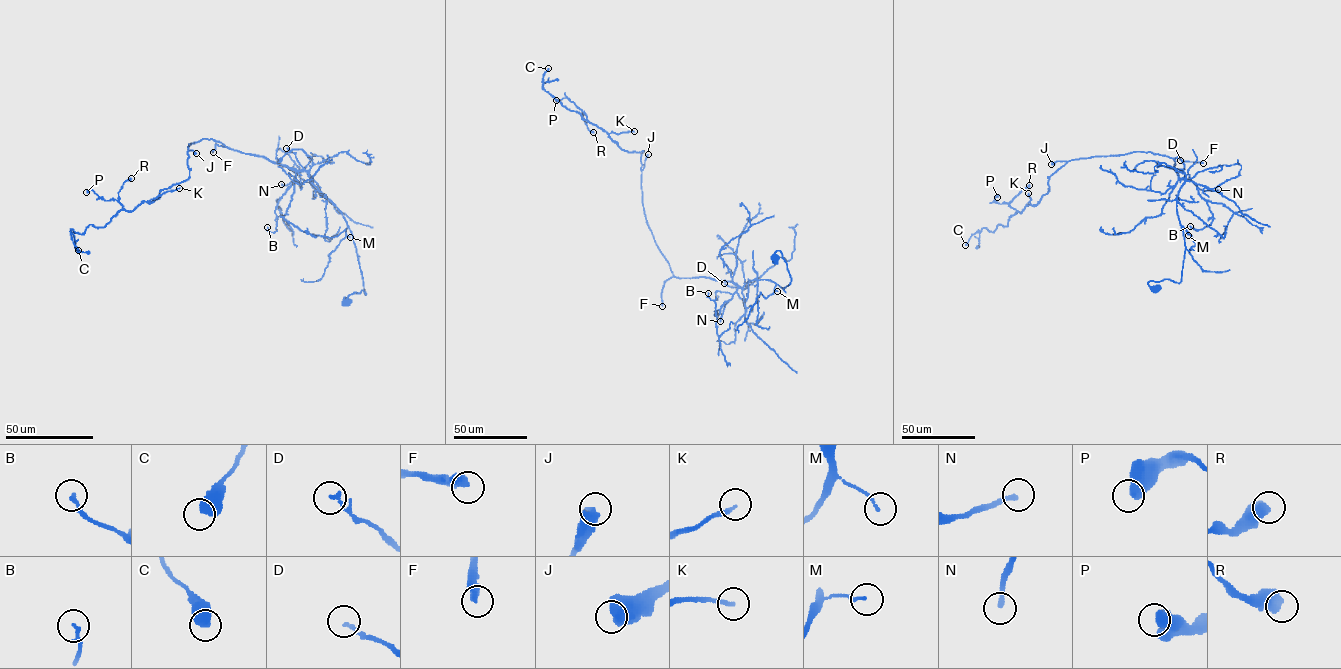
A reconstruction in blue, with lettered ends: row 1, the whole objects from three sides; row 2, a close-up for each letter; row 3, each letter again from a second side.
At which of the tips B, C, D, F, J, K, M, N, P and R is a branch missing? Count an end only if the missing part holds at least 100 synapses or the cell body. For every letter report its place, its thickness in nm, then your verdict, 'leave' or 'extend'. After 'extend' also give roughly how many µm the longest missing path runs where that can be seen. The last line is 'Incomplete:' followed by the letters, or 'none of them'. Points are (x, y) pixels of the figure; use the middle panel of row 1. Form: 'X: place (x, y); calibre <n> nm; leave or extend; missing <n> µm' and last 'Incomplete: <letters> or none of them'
B: place (708, 293); calibre 200 nm; leave
C: place (548, 68); calibre 650 nm; leave
D: place (724, 283); calibre 160 nm; leave
F: place (662, 306); calibre 440 nm; extend; missing 300 µm
J: place (648, 154); calibre 650 nm; leave
K: place (634, 131); calibre 190 nm; leave
M: place (777, 291); calibre 120 nm; leave
N: place (720, 321); calibre 220 nm; leave
P: place (556, 100); calibre 600 nm; leave
R: place (593, 132); calibre 650 nm; leave
Incomplete: F

